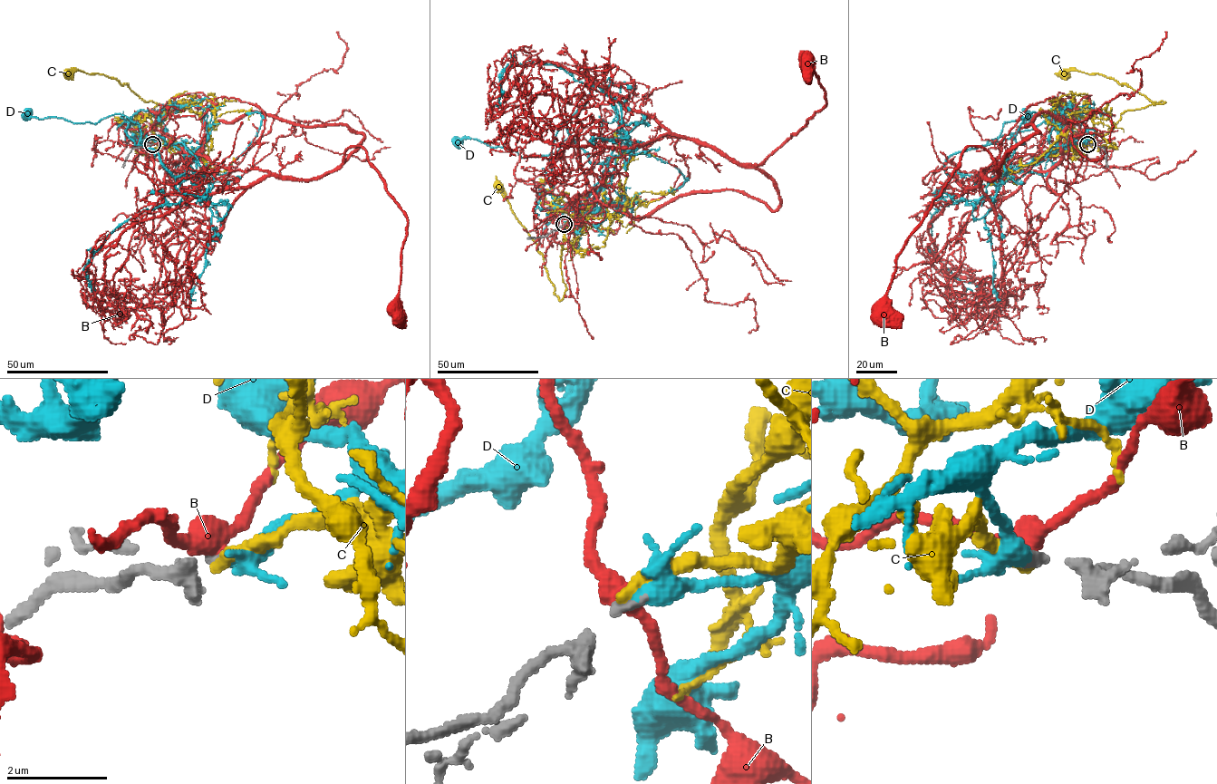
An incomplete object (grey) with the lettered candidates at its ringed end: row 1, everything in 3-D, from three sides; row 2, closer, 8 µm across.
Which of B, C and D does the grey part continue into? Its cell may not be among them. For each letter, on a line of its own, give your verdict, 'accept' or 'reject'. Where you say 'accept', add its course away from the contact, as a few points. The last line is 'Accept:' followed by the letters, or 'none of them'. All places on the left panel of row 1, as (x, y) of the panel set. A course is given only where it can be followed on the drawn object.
B: reject
C: reject
D: accept; course (152, 144), (163, 143), (130, 117), (125, 130), (136, 144), (140, 125), (120, 114), (91, 123), (25, 114)
Accept: D

